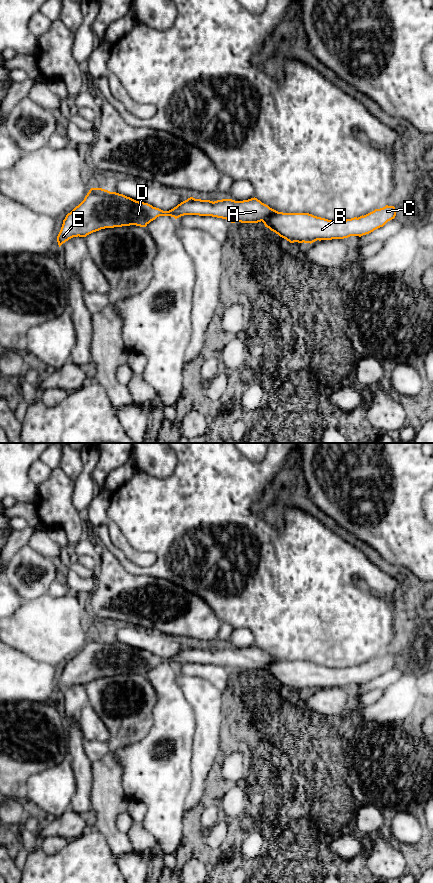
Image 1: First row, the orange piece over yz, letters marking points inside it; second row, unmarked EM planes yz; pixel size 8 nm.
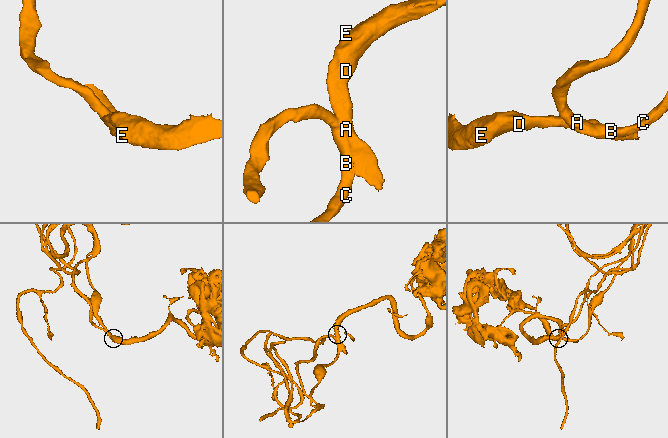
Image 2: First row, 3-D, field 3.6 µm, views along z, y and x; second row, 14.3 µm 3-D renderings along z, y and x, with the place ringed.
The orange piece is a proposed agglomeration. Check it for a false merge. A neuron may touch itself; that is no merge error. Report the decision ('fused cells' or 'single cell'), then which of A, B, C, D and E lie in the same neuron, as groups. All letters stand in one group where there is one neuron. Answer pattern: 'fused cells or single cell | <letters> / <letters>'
single cell | A B C D E

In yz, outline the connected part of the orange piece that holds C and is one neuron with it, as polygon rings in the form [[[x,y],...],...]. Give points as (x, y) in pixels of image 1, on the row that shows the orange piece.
[[[91,188],[84,200],[68,213],[57,236],[59,247],[73,237],[87,235],[105,228],[136,225],[146,227],[159,216],[175,219],[184,215],[212,216],[231,223],[263,222],[265,227],[290,243],[313,243],[317,240],[344,239],[363,236],[383,227],[396,216],[394,206],[342,221],[333,221],[309,213],[278,212],[257,198],[243,201],[195,199],[181,202],[169,211],[102,188]]]

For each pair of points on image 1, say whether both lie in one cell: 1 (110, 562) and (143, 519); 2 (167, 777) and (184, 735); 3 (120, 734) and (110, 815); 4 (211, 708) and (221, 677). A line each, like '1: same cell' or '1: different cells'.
1: different cells
2: same cell
3: same cell
4: different cells

